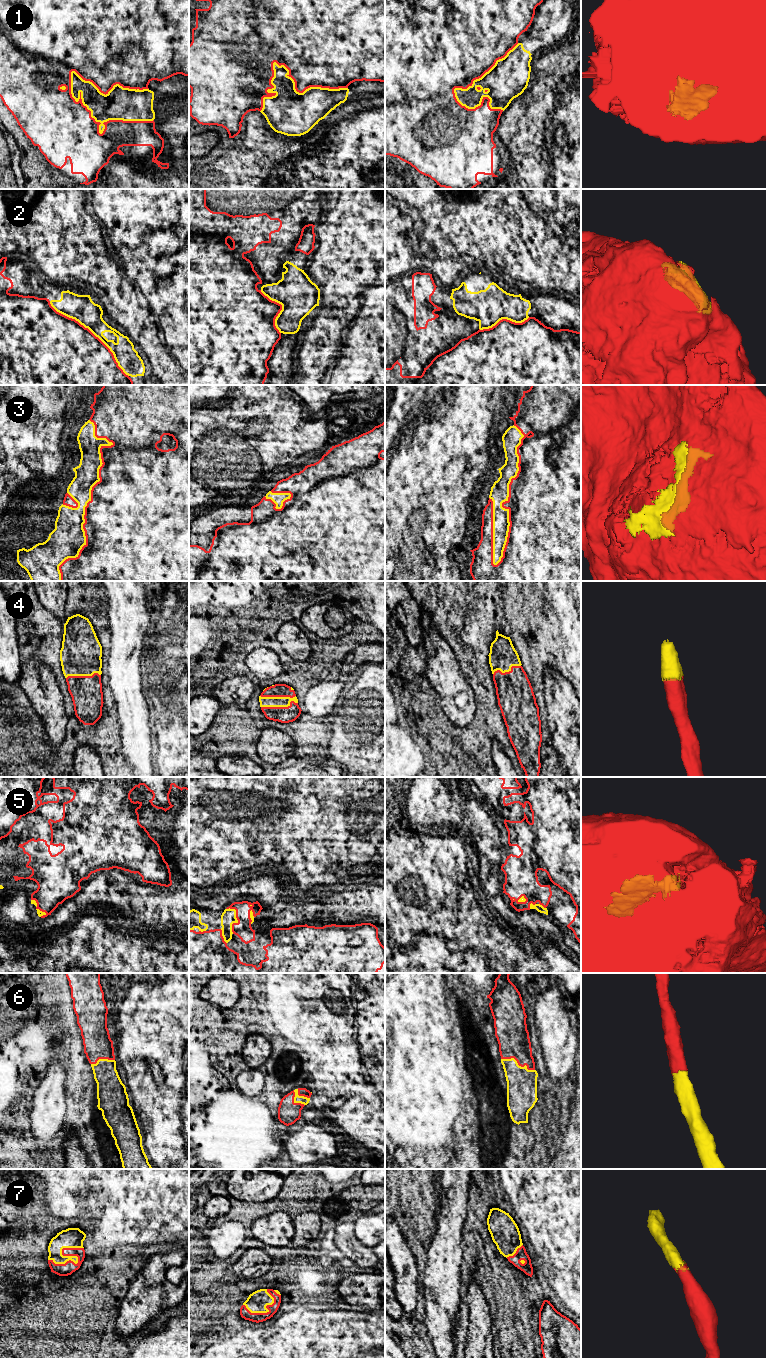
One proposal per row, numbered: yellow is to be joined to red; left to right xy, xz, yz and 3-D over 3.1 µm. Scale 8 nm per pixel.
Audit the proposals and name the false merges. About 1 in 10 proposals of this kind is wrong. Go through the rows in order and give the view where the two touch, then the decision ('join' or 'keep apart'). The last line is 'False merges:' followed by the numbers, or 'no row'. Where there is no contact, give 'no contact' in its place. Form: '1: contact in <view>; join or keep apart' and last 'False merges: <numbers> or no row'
1: contact in xy; join
2: contact in xy; join
3: contact in yz; join
4: contact in xz; join
5: contact in xz; join
6: contact in yz; join
7: contact in xy; join
False merges: no row

